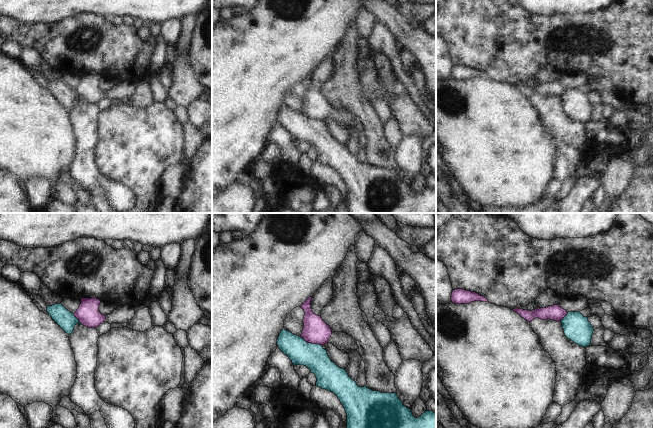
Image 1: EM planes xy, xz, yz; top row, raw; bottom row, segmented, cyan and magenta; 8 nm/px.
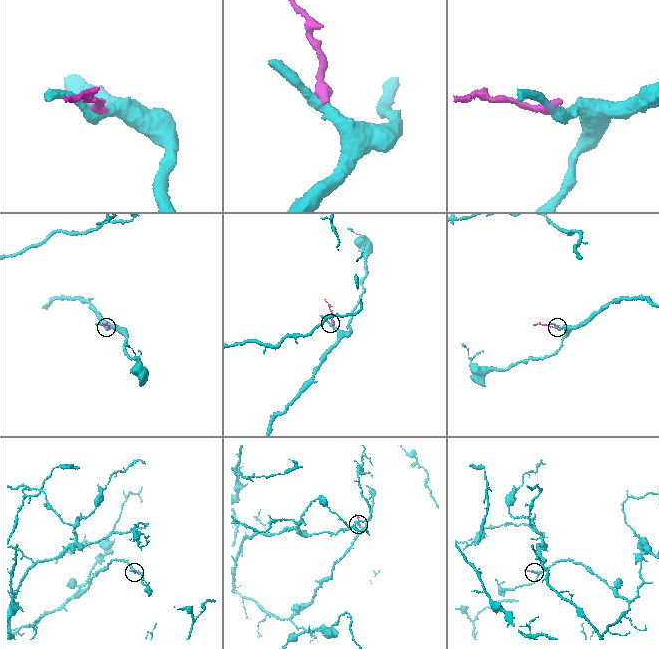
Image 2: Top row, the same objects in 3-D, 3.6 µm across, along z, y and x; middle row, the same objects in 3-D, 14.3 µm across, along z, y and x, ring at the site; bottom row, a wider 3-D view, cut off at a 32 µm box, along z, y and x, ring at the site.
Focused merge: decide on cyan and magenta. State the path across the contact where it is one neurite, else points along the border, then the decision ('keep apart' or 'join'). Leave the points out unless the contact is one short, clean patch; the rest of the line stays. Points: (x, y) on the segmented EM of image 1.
along xz (300, 336), (307, 342), (321, 345) | keep apart

